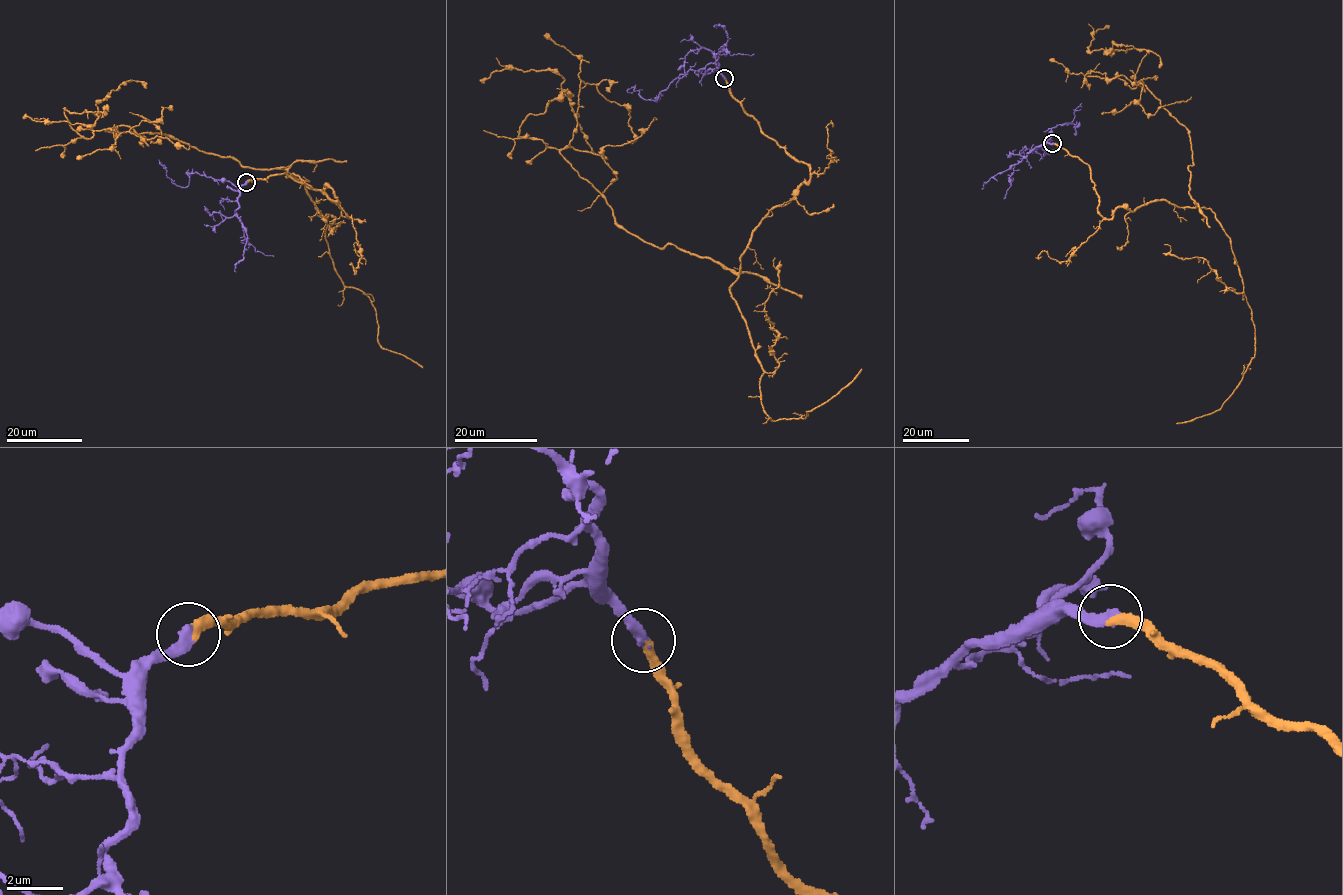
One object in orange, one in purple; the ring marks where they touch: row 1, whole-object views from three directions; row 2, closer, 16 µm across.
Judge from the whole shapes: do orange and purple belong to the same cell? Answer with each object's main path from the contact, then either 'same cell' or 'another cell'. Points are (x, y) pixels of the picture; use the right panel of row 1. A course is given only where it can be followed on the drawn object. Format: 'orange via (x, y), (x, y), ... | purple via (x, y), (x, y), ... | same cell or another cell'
orange via (1052, 143), (1086, 163), (1105, 218), (1197, 206), (1189, 134), (1134, 80), (1147, 52), (1089, 50), (1107, 27) | purple via (1052, 143), (1045, 141), (1056, 125), (1068, 122), (1074, 125), (1076, 134), (1074, 111), (1081, 107) | same cell

